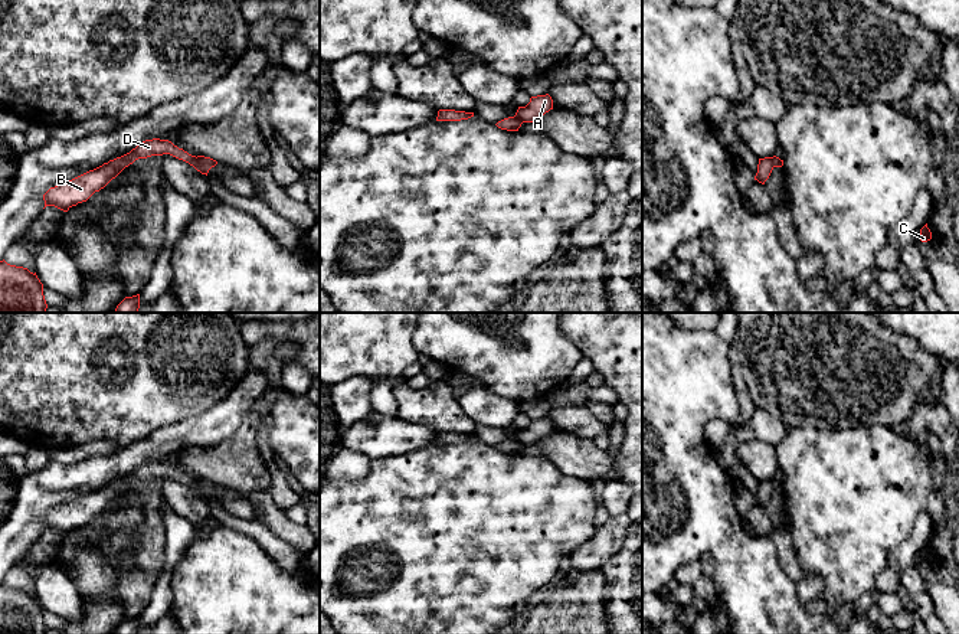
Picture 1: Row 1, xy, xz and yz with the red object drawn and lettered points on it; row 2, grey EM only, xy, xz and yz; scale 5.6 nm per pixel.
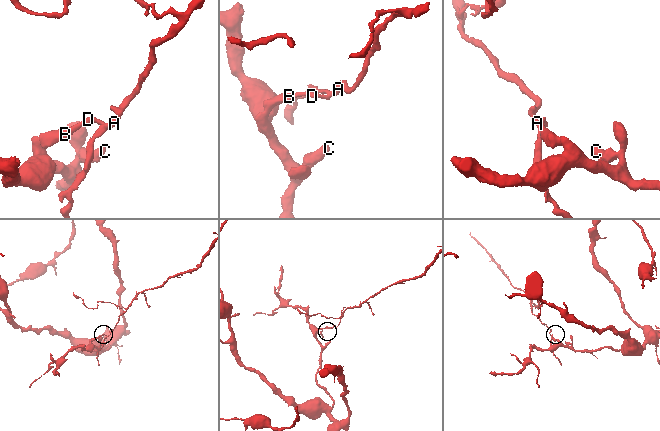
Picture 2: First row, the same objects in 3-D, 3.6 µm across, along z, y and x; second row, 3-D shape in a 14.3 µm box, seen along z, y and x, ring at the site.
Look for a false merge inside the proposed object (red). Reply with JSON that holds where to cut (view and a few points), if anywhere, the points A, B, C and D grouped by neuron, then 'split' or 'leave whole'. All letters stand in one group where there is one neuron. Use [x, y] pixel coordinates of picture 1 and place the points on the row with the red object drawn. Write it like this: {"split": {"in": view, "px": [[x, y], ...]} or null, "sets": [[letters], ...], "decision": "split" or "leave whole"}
{"split": {"in": "xy", "px": [[197, 157], [193, 166]]}, "sets": [["A"], ["B", "C", "D"]], "decision": "split"}

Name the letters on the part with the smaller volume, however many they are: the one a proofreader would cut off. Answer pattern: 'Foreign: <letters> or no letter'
Foreign: A

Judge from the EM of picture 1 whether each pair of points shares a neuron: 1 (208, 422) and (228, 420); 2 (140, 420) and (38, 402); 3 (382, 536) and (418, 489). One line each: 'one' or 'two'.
1: one
2: one
3: one

